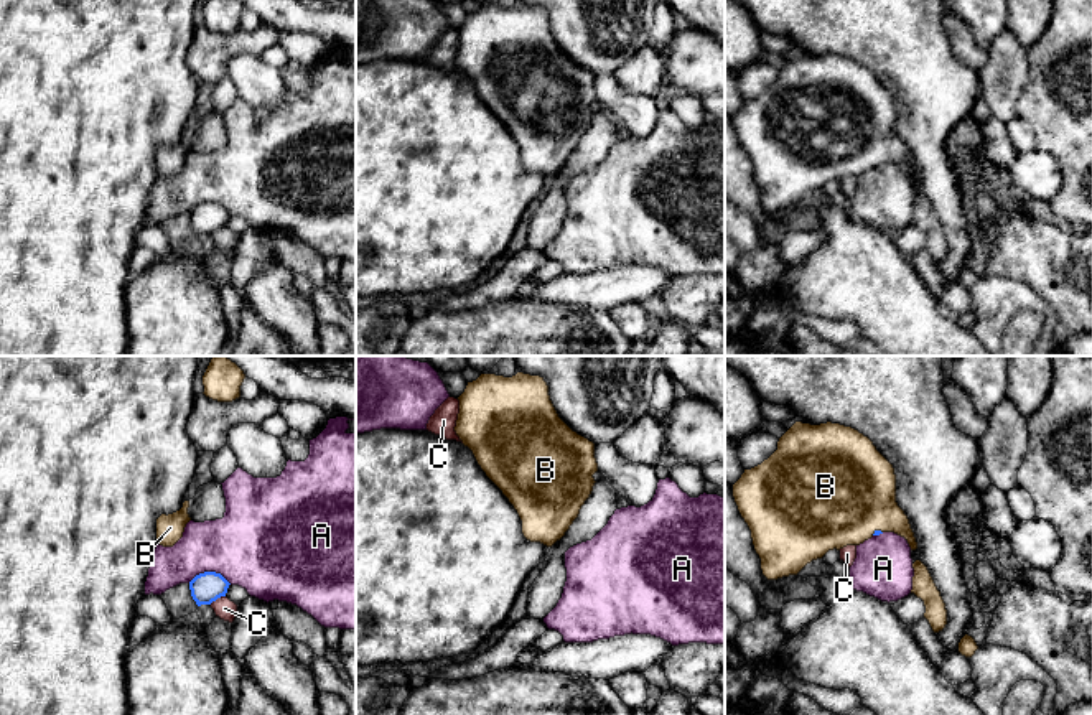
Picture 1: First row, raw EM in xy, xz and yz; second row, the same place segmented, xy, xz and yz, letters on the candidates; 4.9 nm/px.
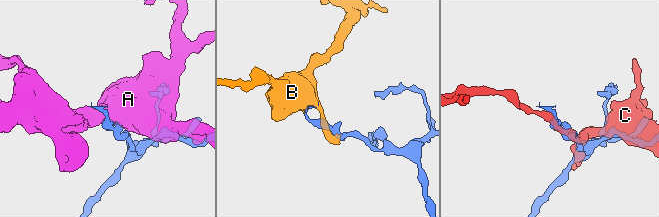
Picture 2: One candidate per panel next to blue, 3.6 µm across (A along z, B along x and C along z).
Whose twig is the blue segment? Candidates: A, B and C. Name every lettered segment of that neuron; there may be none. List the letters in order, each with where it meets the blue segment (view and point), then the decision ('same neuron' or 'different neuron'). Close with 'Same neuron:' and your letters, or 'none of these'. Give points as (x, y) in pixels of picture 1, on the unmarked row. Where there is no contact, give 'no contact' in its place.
A: xy (210, 203) | different neuron
B: yz (877, 162) | same neuron
C: xy (216, 229) | different neuron
Same neuron: B

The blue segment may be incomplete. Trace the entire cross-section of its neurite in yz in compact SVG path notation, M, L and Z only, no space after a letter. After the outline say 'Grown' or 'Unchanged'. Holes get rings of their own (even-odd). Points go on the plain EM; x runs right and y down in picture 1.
M796 53L777 72L777 81L761 96L744 100L733 115L738 142L751 161L761 201L768 211L797 206L812 191L828 181L860 176L873 166L894 163L904 168L911 181L917 180L914 163L904 142L896 133L896 105L893 96L873 72L852 58L840 54L810 56Z. Grown

